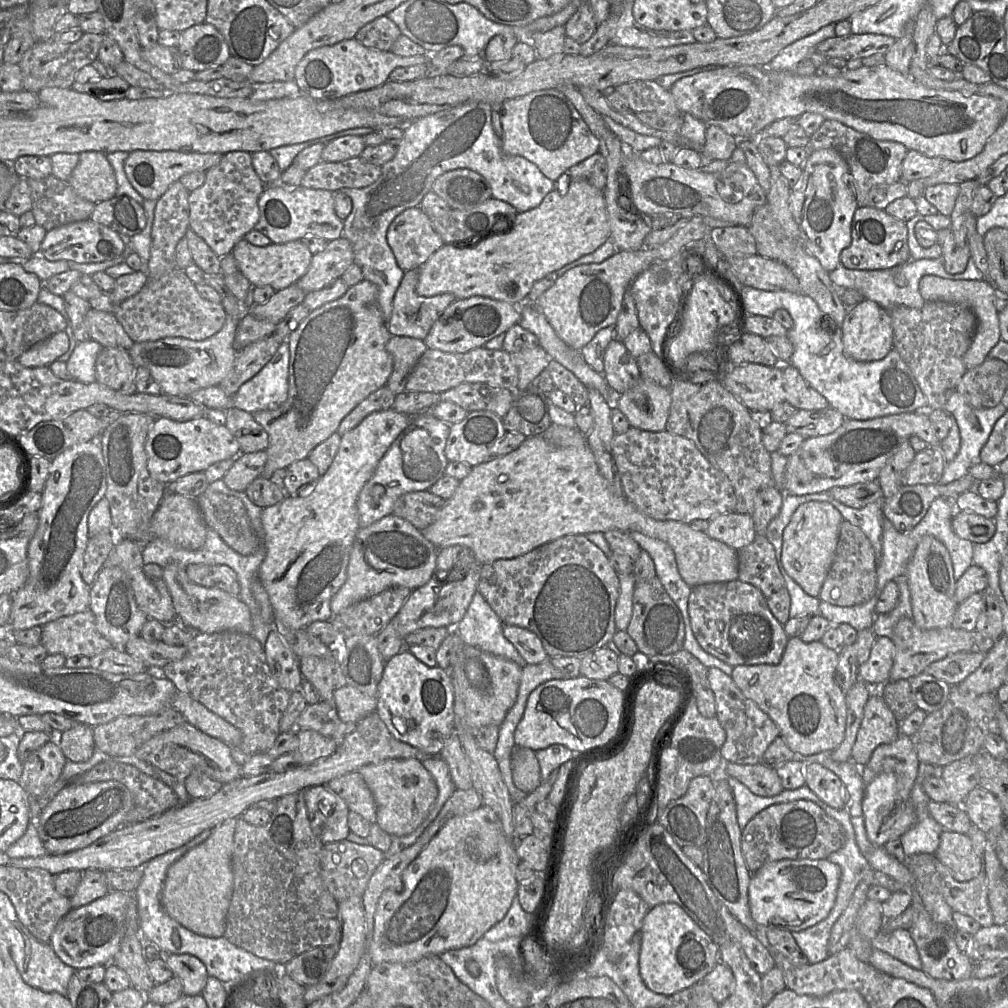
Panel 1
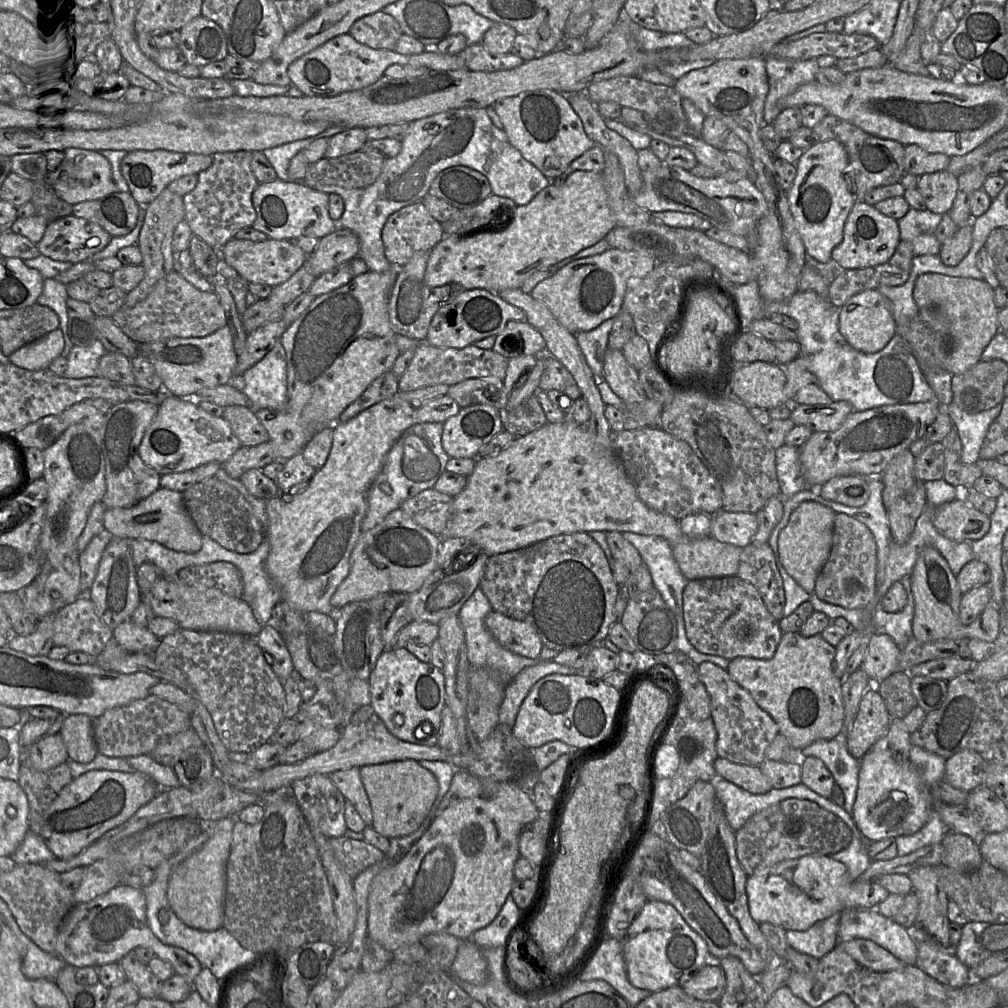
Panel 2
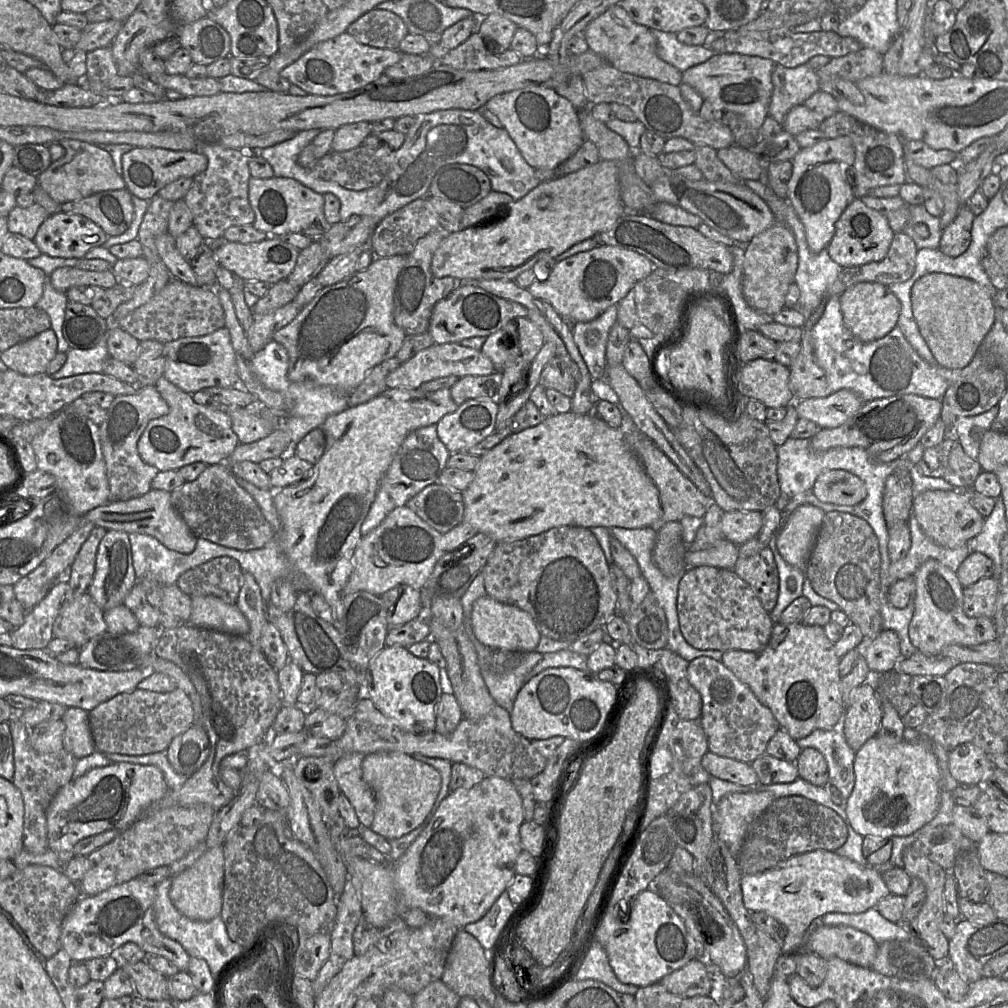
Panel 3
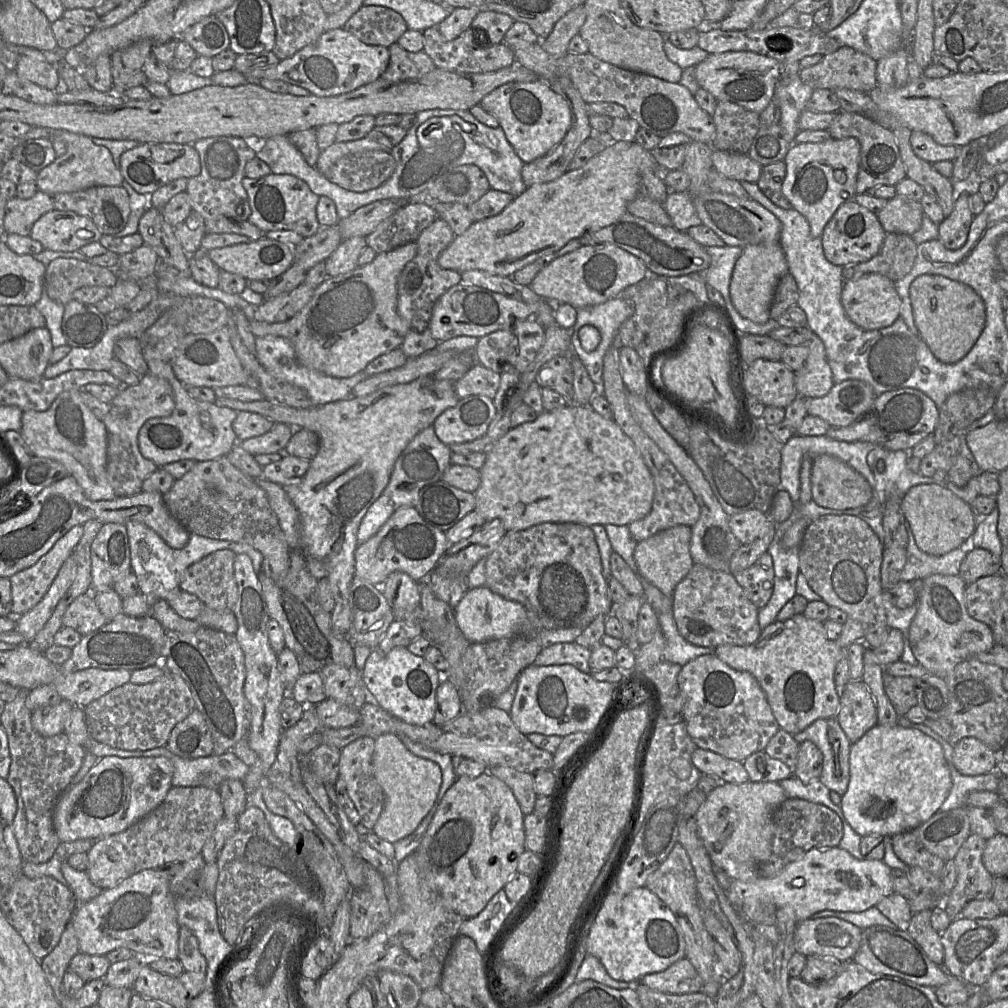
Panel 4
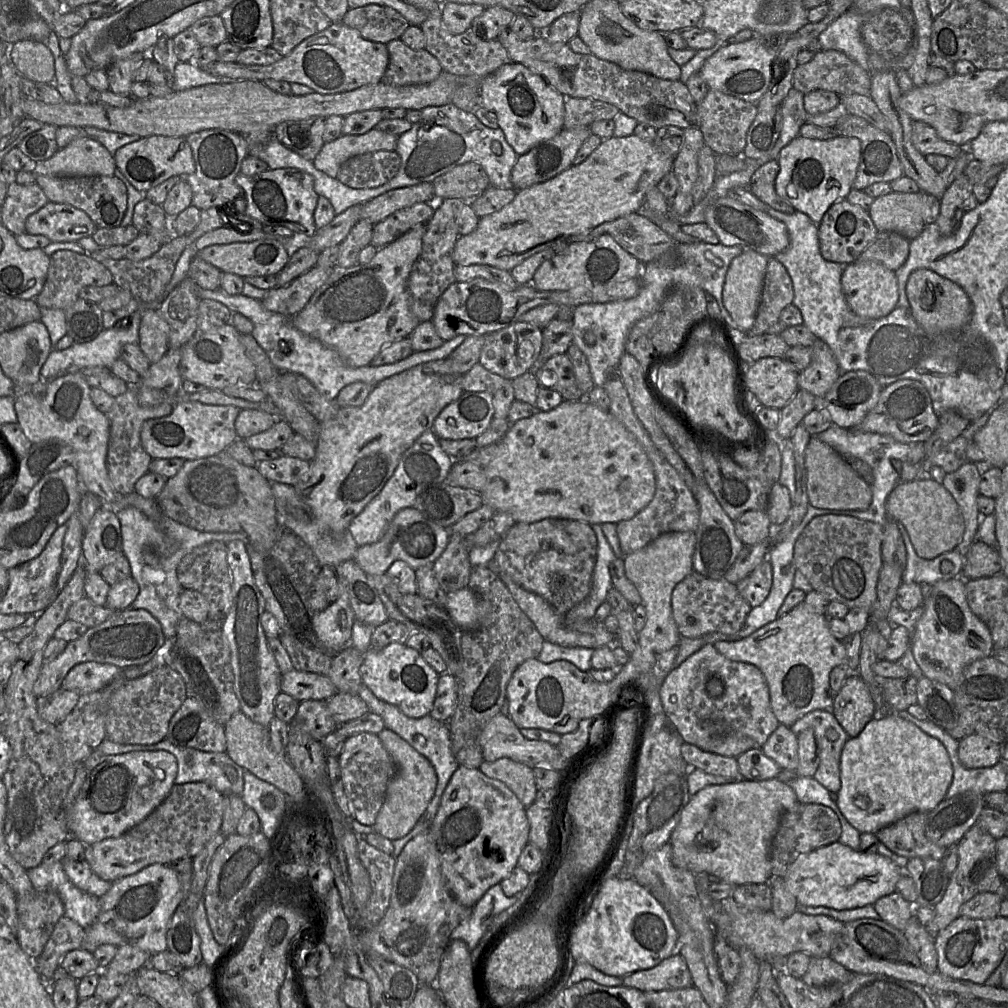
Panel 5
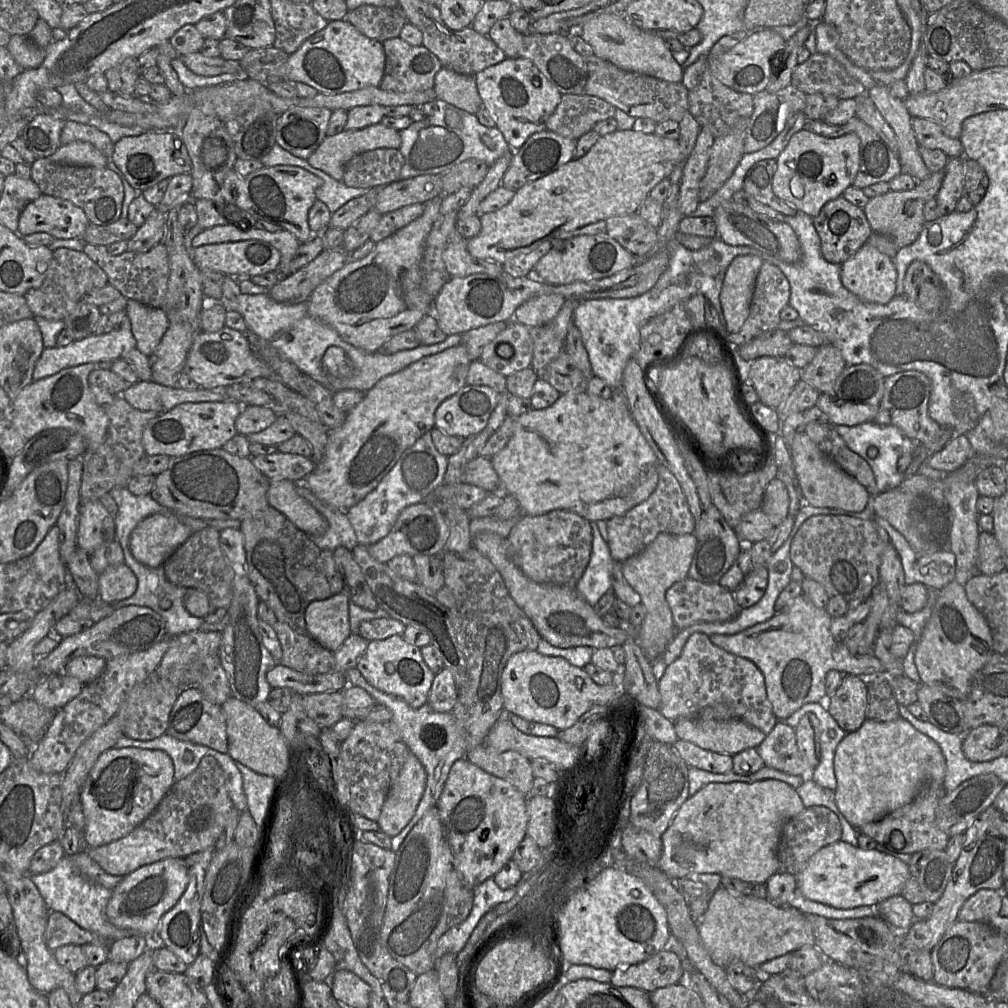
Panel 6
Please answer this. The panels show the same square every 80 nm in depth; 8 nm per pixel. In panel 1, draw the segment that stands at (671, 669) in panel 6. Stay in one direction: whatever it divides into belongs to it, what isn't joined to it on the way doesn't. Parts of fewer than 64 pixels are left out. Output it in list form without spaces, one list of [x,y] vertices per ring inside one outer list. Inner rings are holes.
[[[708,667],[707,678],[715,697],[716,718],[726,732],[726,740],[720,749],[724,763],[740,765],[761,763],[768,746],[780,736],[778,726],[753,700],[742,693],[731,676],[716,667]]]

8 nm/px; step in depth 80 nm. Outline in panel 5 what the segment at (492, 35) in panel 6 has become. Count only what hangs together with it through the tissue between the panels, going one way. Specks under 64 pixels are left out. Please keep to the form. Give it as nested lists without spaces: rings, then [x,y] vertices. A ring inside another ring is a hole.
[[[508,28],[499,34],[497,40],[507,50],[511,62],[522,64],[540,75],[563,96],[612,104],[638,123],[648,124],[655,129],[664,126],[677,126],[681,129],[697,126],[697,104],[687,86],[680,80],[665,80],[644,72],[625,70],[591,53],[575,53],[568,44],[551,44],[540,33],[534,38],[522,40]]]

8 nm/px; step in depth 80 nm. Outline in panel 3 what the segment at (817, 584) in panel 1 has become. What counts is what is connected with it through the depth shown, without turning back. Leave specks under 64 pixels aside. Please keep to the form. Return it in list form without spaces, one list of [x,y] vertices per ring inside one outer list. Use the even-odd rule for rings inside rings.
[[[805,504],[778,529],[776,545],[780,555],[789,565],[804,573],[824,516],[822,509]]]

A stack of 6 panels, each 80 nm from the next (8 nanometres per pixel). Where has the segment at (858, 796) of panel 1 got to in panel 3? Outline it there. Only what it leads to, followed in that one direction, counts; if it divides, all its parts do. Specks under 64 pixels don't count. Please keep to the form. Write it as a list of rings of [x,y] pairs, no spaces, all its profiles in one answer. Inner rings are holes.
[[[842,720],[840,726],[837,724],[832,730],[817,729],[796,742],[801,750],[810,747],[818,750],[823,755],[827,763],[828,784],[835,786],[842,794],[843,801],[840,807],[845,810],[847,799],[850,797],[855,784],[855,751],[853,751],[845,739],[842,731]]]

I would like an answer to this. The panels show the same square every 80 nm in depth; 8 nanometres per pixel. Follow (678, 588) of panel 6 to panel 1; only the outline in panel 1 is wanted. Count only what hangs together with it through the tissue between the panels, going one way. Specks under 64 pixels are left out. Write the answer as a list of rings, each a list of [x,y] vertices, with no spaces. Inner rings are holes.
[[[739,579],[695,586],[689,595],[688,613],[700,646],[721,661],[731,666],[781,661],[789,637],[757,587]]]

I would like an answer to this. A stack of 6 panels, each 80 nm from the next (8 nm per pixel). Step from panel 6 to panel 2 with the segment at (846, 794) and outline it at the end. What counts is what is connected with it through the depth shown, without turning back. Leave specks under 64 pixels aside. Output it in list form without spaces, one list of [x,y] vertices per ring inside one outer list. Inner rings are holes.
[[[870,751],[859,761],[858,788],[852,818],[865,841],[911,835],[928,820],[924,784],[909,759],[897,761],[891,754]]]

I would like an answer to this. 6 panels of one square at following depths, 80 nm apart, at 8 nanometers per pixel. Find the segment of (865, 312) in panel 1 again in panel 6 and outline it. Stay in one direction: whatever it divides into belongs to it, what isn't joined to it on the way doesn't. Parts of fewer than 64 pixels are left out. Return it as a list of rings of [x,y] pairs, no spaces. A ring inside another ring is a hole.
[[[865,243],[852,258],[841,265],[841,281],[846,289],[863,301],[884,305],[896,296],[897,269],[892,258]]]

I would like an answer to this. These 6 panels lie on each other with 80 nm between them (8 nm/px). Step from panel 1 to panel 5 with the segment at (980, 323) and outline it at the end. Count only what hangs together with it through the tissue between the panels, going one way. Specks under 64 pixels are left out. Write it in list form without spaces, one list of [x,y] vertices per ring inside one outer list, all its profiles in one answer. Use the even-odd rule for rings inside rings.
[[[929,269],[913,271],[907,281],[907,298],[915,321],[929,333],[961,330],[972,315],[972,303],[961,286]]]

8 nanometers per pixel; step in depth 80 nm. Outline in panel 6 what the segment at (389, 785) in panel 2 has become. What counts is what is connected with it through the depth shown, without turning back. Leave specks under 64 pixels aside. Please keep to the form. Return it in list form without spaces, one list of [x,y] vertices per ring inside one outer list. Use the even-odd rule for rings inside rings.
[[[409,751],[377,820],[380,831],[394,837],[408,825],[423,796],[426,776],[420,760]]]

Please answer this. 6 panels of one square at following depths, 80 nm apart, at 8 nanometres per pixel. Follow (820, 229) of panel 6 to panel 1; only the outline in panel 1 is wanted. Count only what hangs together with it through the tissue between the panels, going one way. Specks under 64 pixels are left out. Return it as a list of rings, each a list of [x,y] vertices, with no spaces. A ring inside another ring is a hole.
[[[870,206],[856,209],[851,225],[851,244],[840,254],[841,265],[853,270],[881,270],[903,265],[910,259],[906,222],[882,209]]]

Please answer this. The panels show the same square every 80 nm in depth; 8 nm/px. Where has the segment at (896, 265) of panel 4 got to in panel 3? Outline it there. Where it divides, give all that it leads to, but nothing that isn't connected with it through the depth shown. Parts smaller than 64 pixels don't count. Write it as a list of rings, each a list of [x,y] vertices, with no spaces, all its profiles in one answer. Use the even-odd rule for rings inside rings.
[[[903,232],[895,233],[883,260],[843,267],[830,287],[830,296],[840,297],[848,288],[862,282],[889,286],[907,281],[914,273],[917,251],[911,237]]]

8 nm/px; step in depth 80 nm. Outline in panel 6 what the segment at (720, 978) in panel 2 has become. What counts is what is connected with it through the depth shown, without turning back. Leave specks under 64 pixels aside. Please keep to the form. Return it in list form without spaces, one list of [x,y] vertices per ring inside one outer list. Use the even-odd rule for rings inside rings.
[[[664,949],[642,962],[618,967],[612,972],[610,984],[650,993],[658,988],[679,984],[684,976],[680,957]]]

